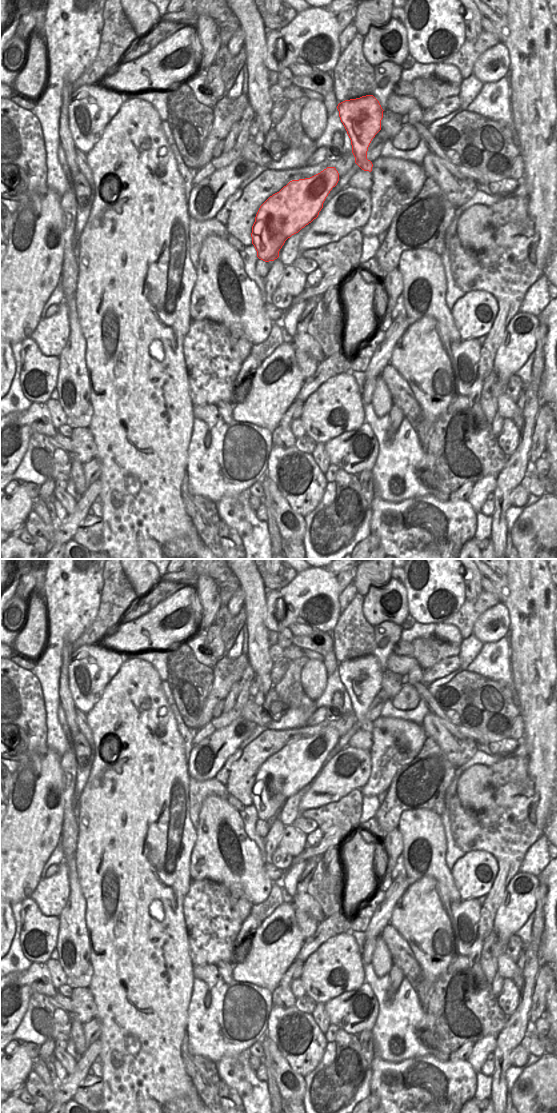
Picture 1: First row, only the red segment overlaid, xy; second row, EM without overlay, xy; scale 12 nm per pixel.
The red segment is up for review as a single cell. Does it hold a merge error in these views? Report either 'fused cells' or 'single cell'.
single cell

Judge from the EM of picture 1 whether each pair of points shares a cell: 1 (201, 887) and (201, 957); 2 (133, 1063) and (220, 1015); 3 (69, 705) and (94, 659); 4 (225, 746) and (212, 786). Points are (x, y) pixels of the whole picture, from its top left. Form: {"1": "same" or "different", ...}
{"1": "same", "2": "different", "3": "different", "4": "different"}

